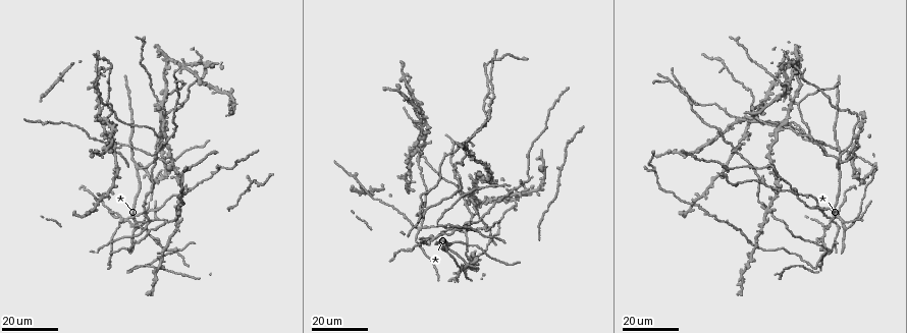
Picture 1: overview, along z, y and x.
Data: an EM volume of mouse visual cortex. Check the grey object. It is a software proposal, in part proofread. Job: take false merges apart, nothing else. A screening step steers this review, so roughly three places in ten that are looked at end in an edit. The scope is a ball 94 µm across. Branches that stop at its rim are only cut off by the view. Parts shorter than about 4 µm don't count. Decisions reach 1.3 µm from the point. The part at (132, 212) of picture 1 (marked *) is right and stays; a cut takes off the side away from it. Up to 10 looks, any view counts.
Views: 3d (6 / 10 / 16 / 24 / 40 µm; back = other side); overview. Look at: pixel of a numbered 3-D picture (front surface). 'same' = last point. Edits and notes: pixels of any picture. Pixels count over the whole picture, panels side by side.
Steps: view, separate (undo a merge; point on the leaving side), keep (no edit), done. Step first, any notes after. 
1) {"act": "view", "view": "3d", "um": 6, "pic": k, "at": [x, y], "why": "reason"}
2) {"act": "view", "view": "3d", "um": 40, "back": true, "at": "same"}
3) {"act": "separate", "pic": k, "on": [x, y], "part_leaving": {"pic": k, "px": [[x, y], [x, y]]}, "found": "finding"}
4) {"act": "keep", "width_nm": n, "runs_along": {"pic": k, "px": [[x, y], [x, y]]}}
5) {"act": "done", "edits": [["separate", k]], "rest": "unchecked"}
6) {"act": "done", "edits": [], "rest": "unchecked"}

{"act": "view", "view": "3d", "um": 16, "pic": 1, "at": [437, 234], "why": "four-way junction"}

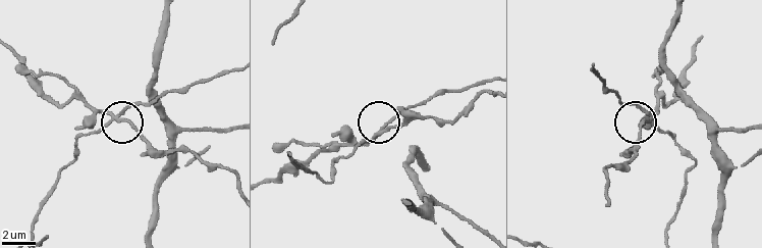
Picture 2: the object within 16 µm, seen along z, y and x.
{"act": "view", "view": "3d", "um": 10, "pic": 2, "at": [377, 135], "why": "zoom in"}

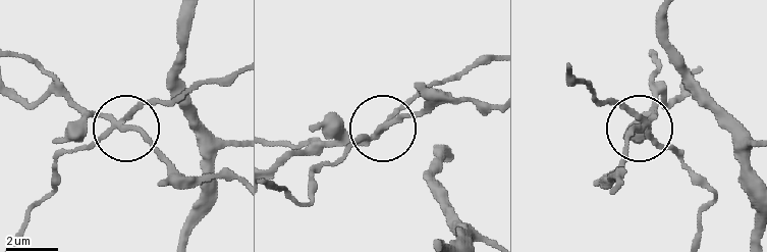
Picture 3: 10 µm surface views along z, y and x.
{"act": "view", "view": "3d", "um": 6, "pic": 3, "at": [124, 120], "why": "closer look"}

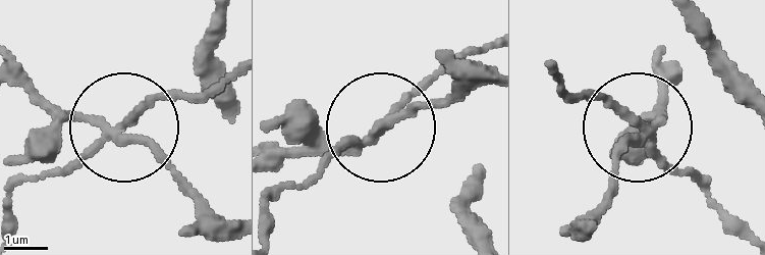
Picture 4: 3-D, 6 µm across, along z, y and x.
{"act": "separate", "pic": 4, "on": [162, 156], "width_nm": 210, "part_leaving": {"pic": 4, "px": [[119, 126], [225, 217]]}, "found": "a second neuron is stuck on"}

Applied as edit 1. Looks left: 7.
{"act": "view", "view": "overview"}

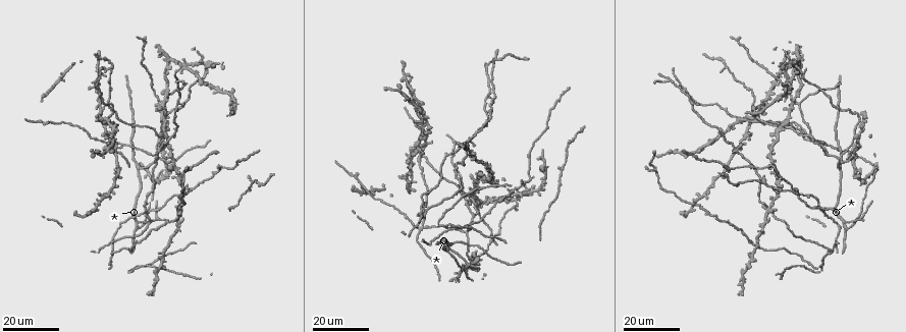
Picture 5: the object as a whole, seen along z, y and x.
{"act": "view", "view": "3d", "um": 24, "pic": 5, "at": [106, 116]}

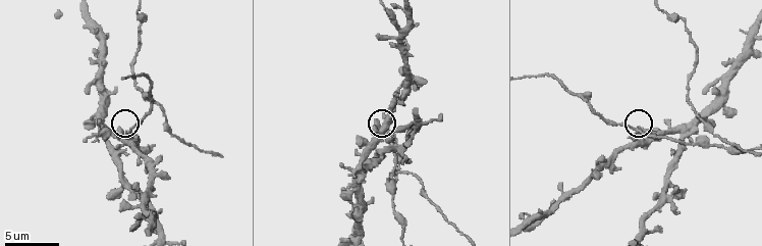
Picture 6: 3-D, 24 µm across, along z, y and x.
{"act": "view", "view": "3d", "um": 6, "pic": 6, "at": [638, 130], "why": "closer look"}

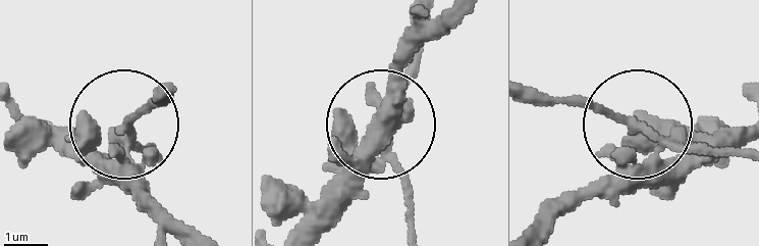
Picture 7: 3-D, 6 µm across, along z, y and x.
{"act": "keep", "side_arm_um": 39, "found": "continuous, no second neuron"}

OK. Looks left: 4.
{"act": "view", "view": "3d", "um": 24, "pic": 5, "at": [423, 225], "why": "branch point"}

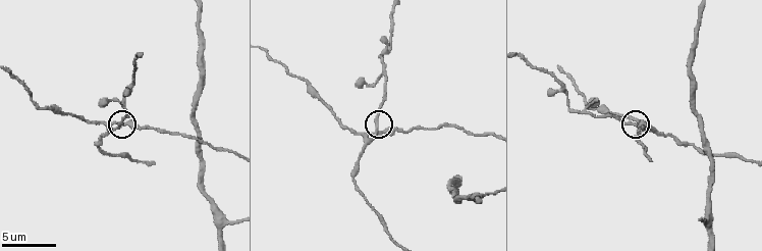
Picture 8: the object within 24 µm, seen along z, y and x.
{"act": "view", "view": "3d", "um": 6, "pic": 8, "at": [376, 133]}

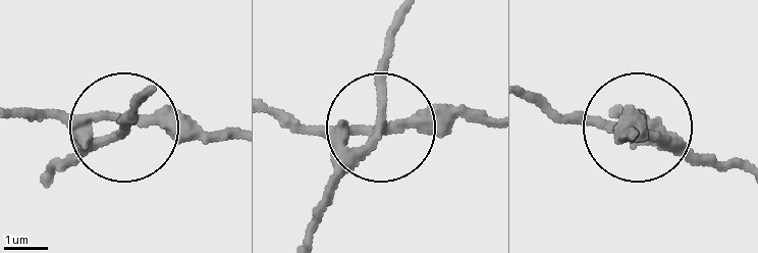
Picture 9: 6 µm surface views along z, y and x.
{"act": "keep", "width_nm": 210, "found": "continuous, no second neuron"}

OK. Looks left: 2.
{"act": "view", "view": "3d", "um": 16, "pic": 5, "at": [843, 220], "why": "small branch off a trunk"}

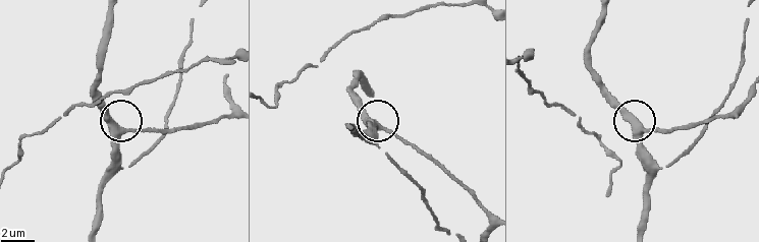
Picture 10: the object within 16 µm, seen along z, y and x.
{"act": "view", "view": "3d", "um": 6, "pic": 10, "at": [123, 132], "why": "closer look"}

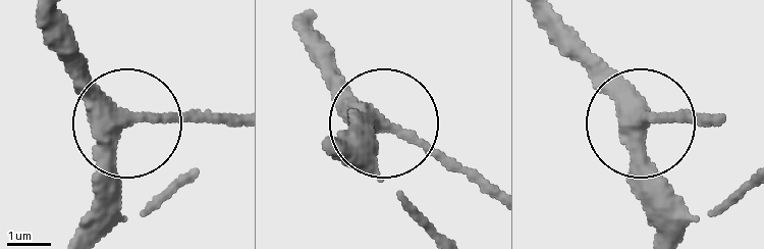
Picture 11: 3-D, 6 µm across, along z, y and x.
{"act": "keep", "width_nm": 330, "found": "continuous, no second neuron"}

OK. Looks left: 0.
{"act": "done", "edits": [["separate", 4]], "rest": "unchecked"}

